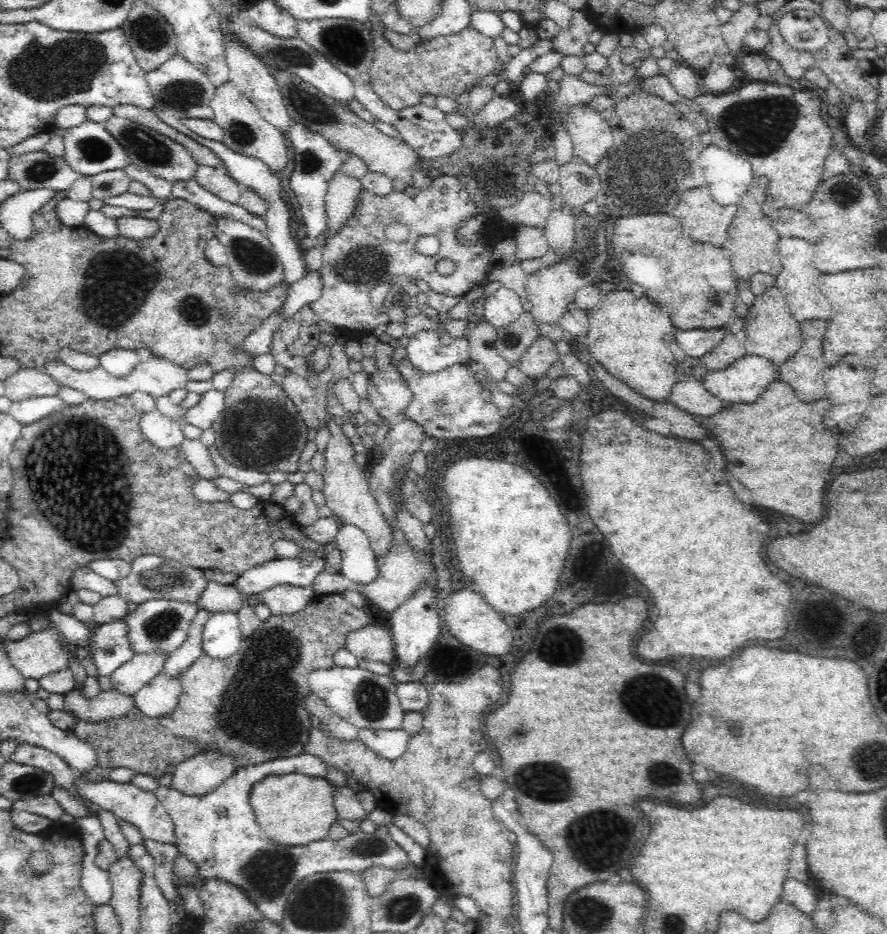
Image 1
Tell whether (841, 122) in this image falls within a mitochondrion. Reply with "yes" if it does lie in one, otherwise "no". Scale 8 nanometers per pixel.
no

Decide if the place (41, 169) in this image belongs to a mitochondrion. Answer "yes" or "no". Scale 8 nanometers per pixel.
yes

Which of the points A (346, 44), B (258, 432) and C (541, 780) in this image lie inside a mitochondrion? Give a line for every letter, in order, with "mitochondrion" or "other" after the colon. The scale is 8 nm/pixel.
A: mitochondrion
B: mitochondrion
C: mitochondrion

